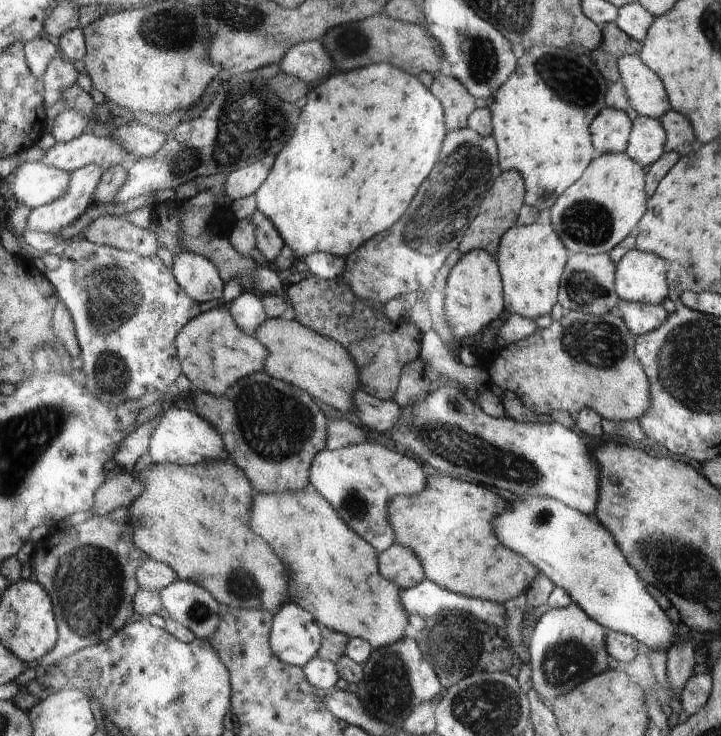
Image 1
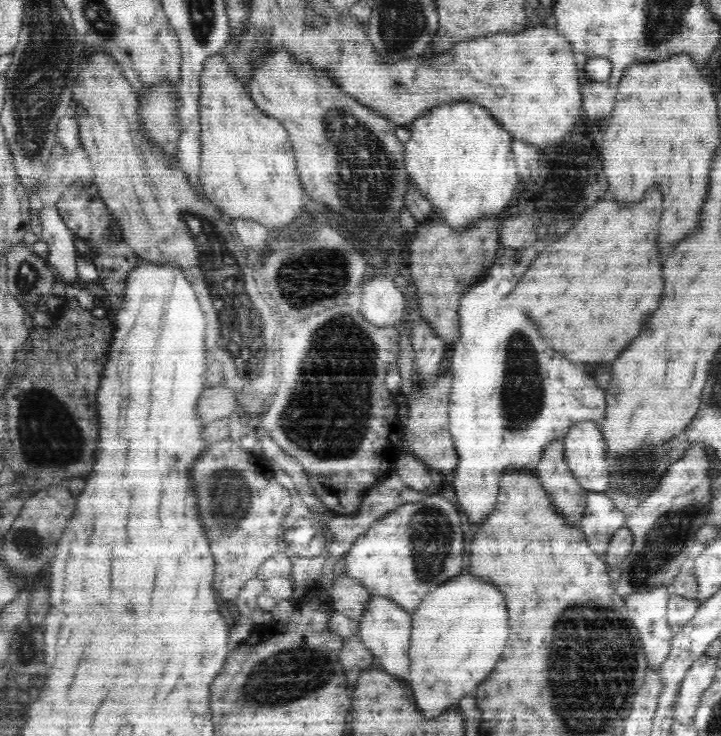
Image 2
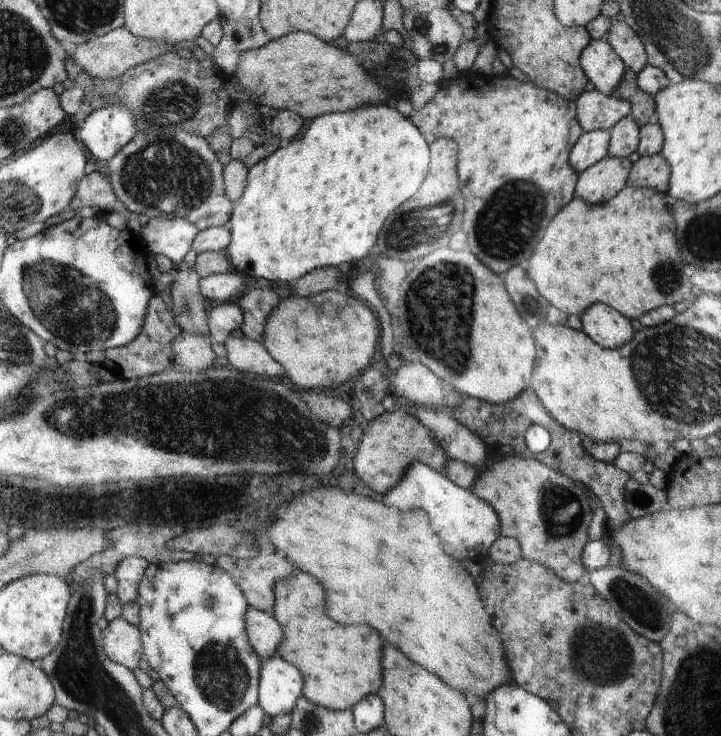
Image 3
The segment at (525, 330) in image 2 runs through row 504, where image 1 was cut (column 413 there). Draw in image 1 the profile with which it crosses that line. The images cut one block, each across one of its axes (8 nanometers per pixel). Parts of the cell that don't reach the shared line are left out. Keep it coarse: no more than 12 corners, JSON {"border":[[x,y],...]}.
{"border":[[370,439],[313,460],[310,485],[384,553],[386,510],[420,494],[416,460]]}

